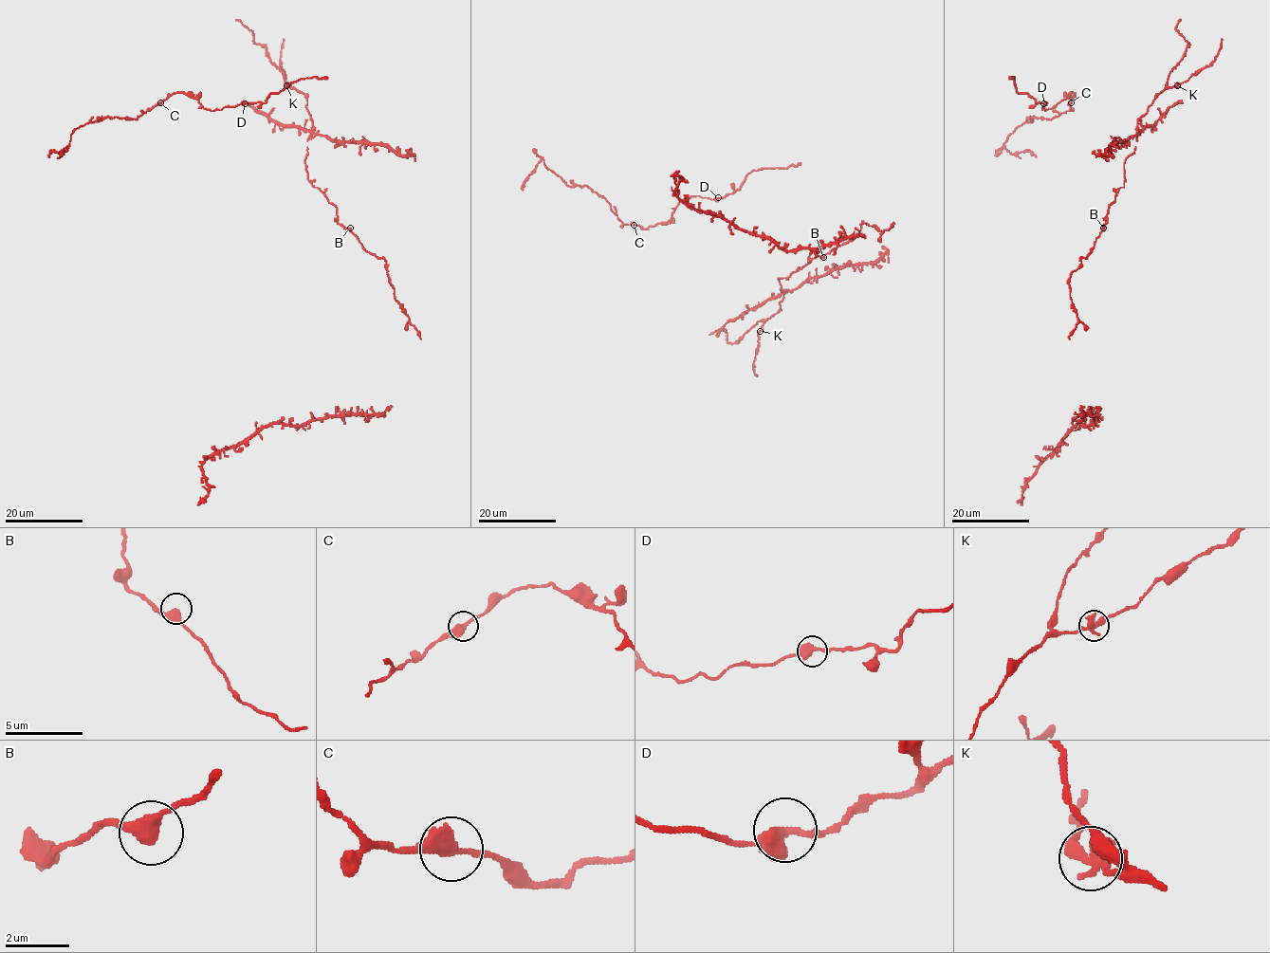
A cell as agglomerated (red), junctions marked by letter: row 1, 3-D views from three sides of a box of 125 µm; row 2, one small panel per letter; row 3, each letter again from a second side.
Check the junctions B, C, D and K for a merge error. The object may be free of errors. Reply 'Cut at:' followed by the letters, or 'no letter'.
Cut at: no letter

